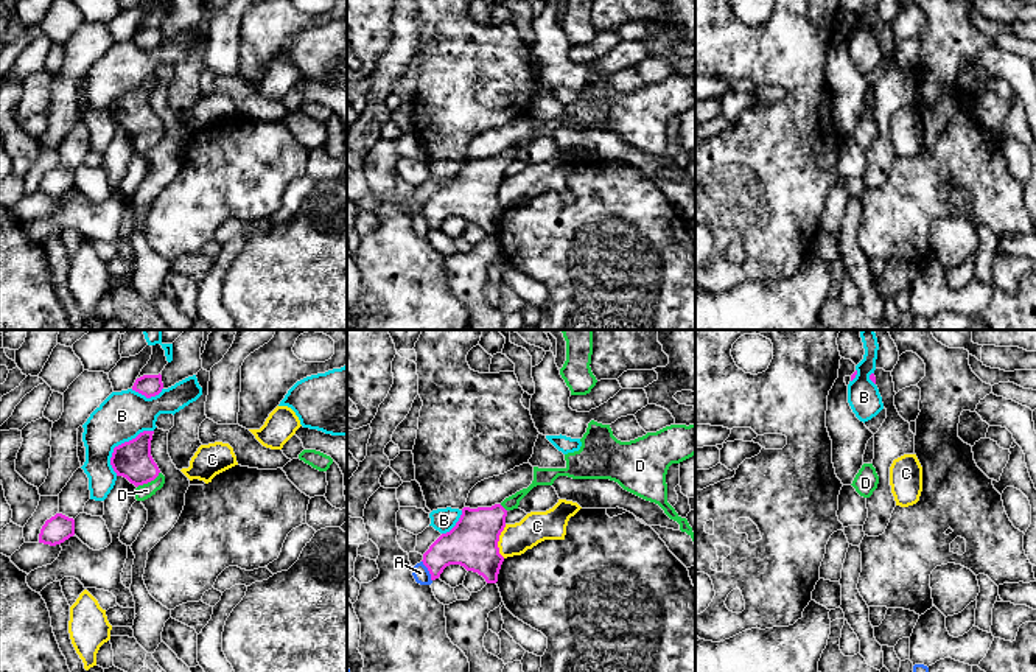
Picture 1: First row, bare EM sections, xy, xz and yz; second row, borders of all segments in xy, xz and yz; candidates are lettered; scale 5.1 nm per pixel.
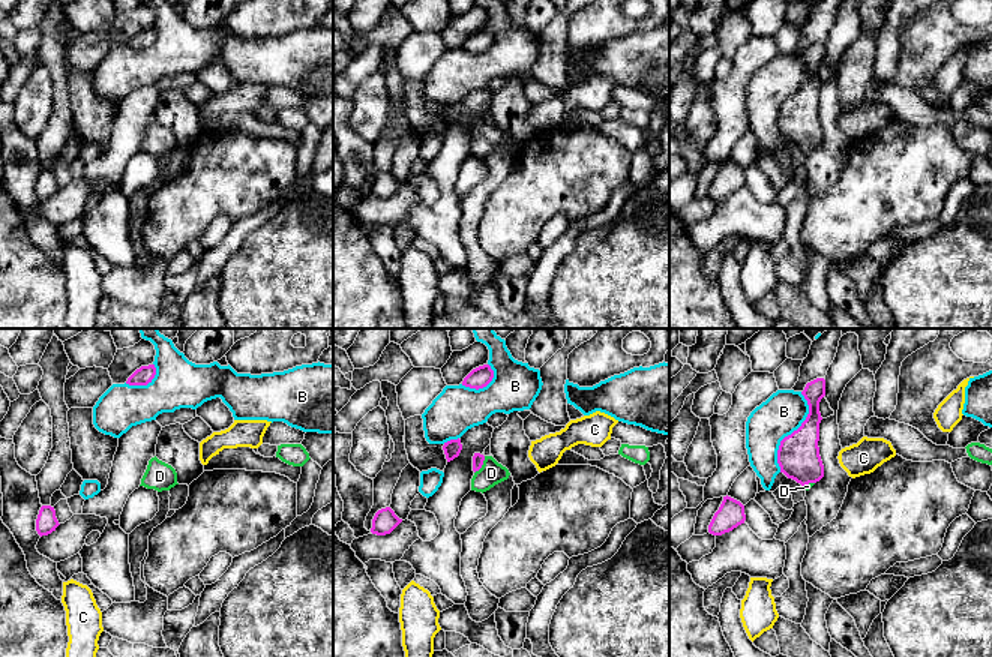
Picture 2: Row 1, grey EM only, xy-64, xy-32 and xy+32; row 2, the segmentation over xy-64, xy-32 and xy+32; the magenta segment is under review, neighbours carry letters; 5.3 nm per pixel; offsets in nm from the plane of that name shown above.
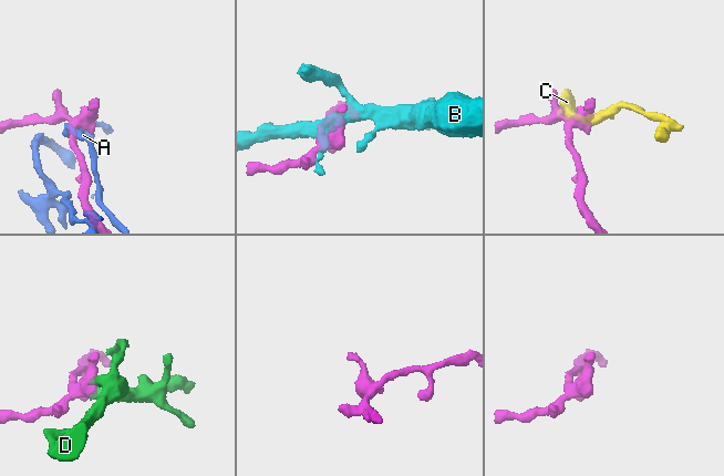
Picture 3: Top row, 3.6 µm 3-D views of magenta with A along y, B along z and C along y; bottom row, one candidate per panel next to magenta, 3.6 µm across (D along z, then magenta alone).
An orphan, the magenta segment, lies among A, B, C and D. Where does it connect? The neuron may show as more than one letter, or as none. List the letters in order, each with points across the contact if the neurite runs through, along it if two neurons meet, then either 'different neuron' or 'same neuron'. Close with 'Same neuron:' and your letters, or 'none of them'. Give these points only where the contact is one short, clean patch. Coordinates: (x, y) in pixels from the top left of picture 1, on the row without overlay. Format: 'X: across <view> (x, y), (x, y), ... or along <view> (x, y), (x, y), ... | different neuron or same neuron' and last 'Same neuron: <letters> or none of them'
A: along xz (422, 212), (431, 232) | different neuron
B: different neuron
C: along xz (506, 176), (498, 193), (498, 204), (503, 209) | different neuron
D: across xy (132, 111), (148, 132), (146, 142) | same neuron
Same neuron: D

